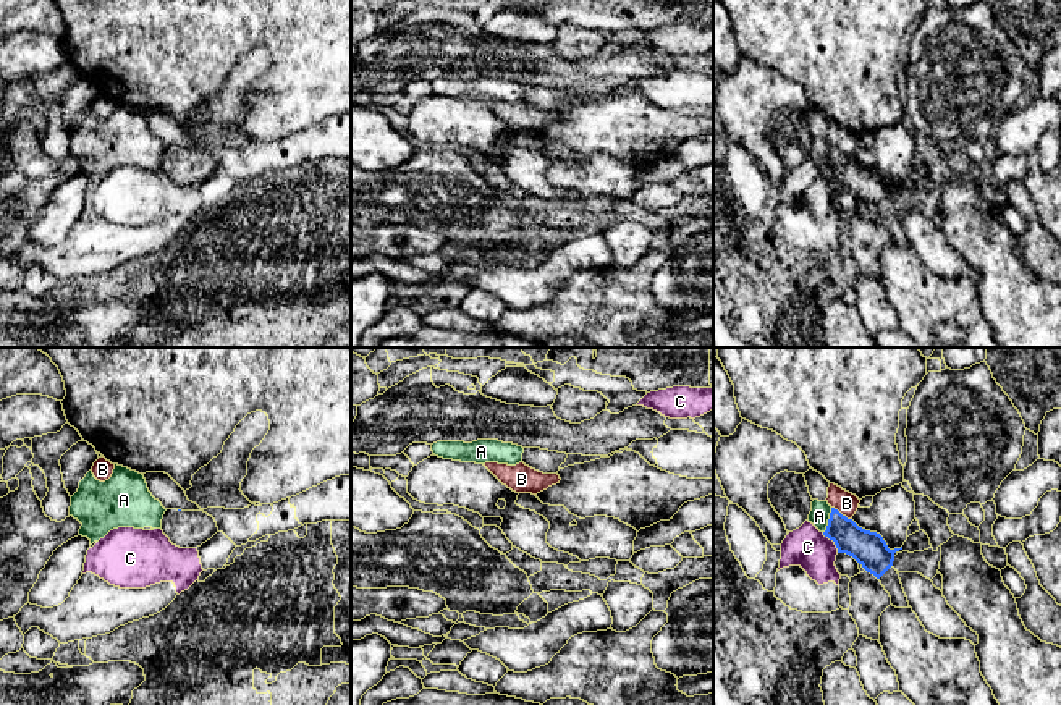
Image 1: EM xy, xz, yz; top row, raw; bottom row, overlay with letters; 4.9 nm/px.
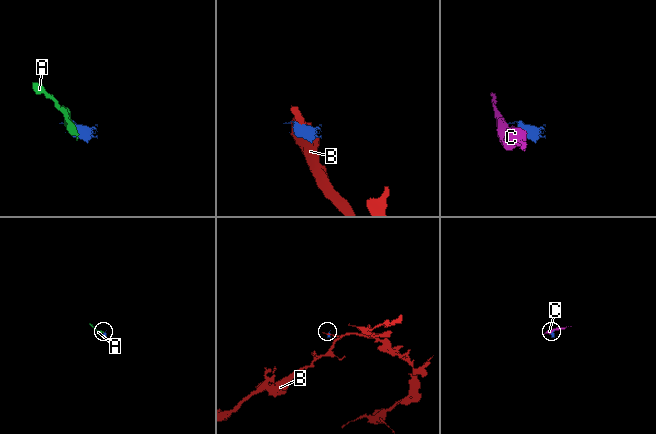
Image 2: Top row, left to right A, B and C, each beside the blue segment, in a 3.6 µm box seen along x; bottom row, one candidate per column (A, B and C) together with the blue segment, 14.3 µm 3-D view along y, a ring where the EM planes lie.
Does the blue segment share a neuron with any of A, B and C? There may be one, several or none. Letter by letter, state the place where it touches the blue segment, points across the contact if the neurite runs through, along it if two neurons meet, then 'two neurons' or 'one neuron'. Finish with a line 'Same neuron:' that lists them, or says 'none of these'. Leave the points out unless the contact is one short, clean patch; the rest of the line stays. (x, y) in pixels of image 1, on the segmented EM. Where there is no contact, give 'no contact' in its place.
A: meets blue in yz at (828, 521); border along yz (832, 508), (824, 532); two neurons
B: meets blue in yz at (840, 513); border along yz (832, 506), (851, 519); two neurons
C: meets blue in yz at (833, 540); border along yz (822, 532), (833, 542), (838, 552); two neurons
Same neuron: none of these

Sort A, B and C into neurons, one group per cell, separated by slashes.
A C / B

